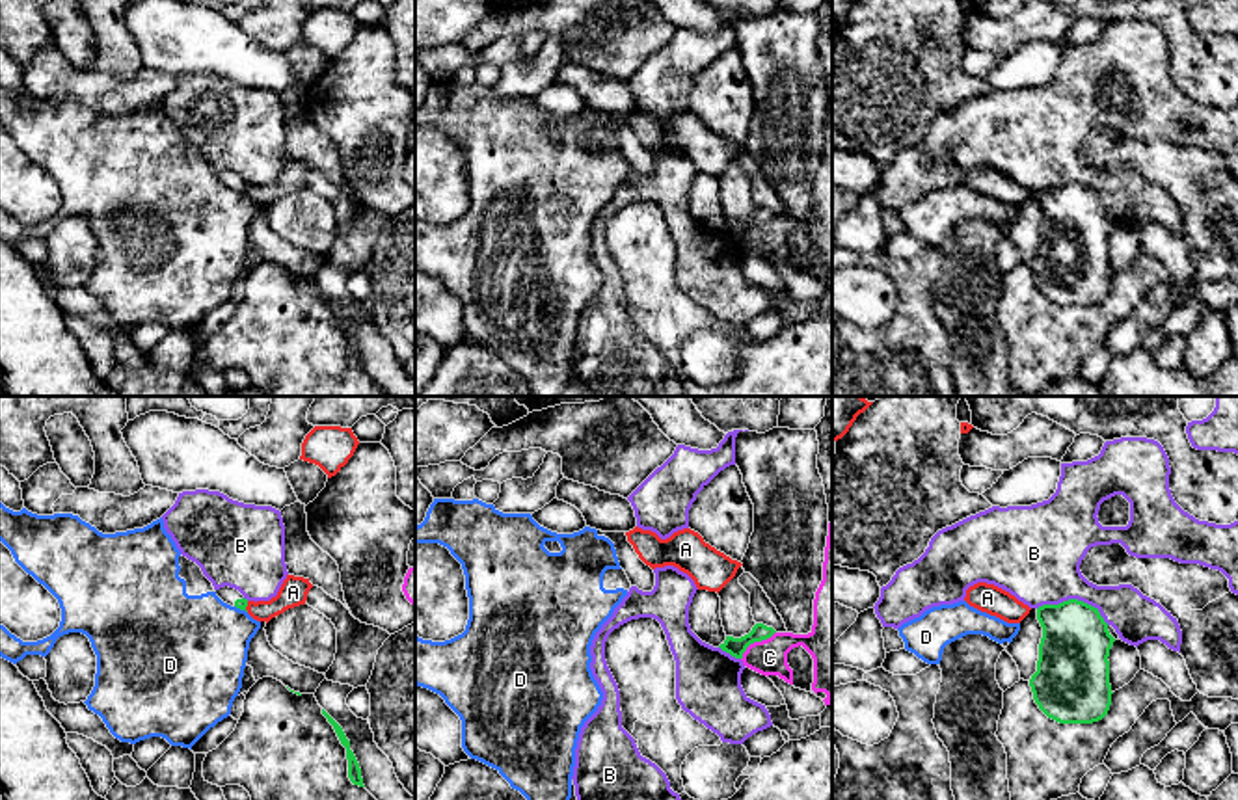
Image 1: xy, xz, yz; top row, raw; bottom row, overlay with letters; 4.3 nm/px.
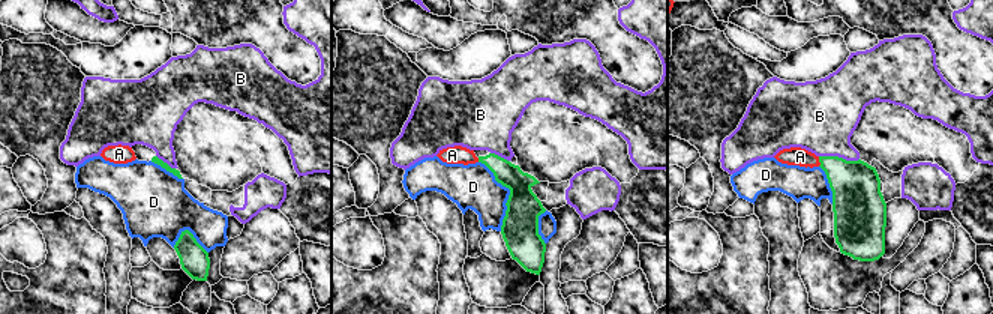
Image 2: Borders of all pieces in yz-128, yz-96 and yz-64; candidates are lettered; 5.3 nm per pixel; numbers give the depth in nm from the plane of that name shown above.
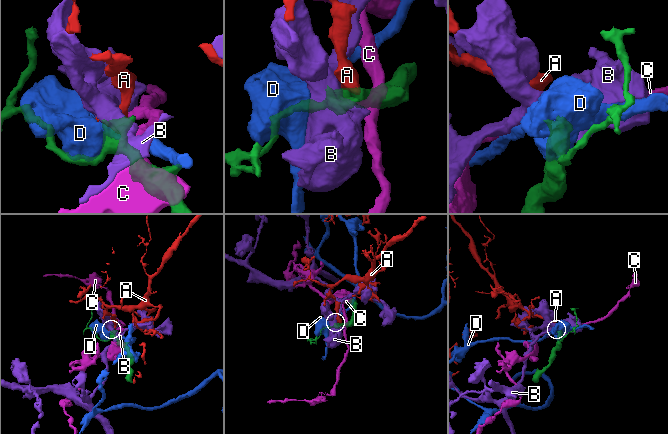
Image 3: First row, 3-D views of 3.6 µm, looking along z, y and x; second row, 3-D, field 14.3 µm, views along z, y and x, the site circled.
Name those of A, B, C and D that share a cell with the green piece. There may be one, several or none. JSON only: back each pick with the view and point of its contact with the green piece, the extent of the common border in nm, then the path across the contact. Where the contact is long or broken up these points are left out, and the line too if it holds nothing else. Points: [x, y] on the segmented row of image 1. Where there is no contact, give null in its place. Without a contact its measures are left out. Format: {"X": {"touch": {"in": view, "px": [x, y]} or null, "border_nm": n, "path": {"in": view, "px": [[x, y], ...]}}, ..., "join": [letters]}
{"join": []}

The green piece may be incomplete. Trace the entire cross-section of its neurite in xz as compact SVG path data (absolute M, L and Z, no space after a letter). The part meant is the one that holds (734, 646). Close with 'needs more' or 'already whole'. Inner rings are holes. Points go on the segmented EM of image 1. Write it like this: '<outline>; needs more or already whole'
M756 623L752 631L741 638L726 636L726 640L719 646L722 651L730 653L735 659L743 659L743 653L747 647L754 642L767 640L776 631L773 627L767 627L763 623Z; already whole

